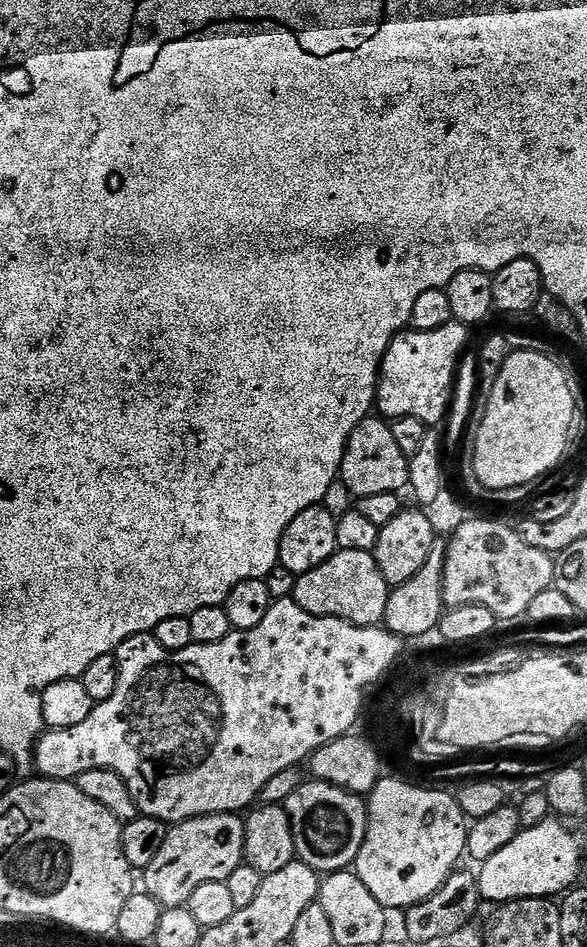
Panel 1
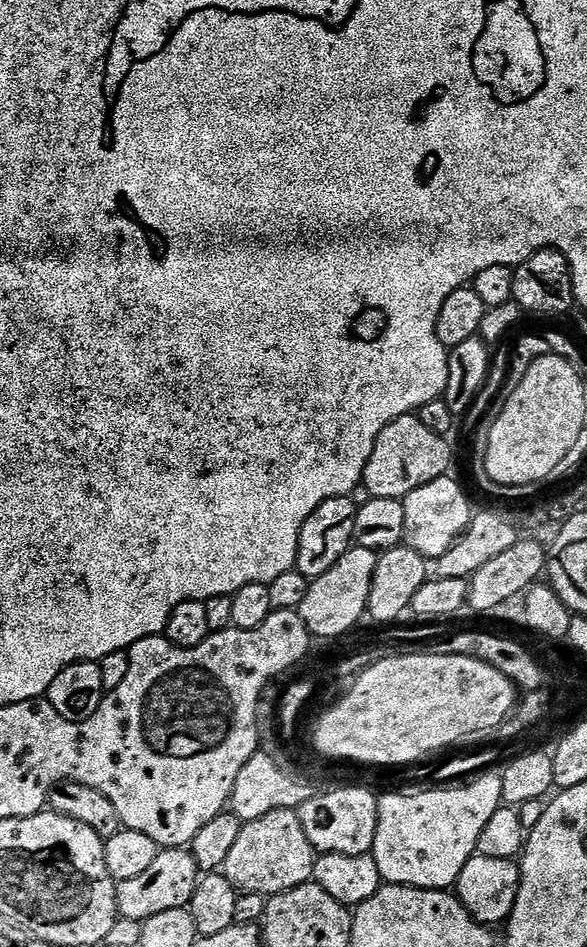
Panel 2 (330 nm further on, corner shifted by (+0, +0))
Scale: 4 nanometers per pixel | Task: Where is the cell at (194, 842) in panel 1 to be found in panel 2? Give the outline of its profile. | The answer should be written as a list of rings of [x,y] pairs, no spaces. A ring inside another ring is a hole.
[[[166,848],[157,851],[152,865],[138,878],[126,878],[116,885],[116,910],[119,919],[139,920],[154,918],[166,910],[187,908],[192,901],[201,871],[188,848]]]

